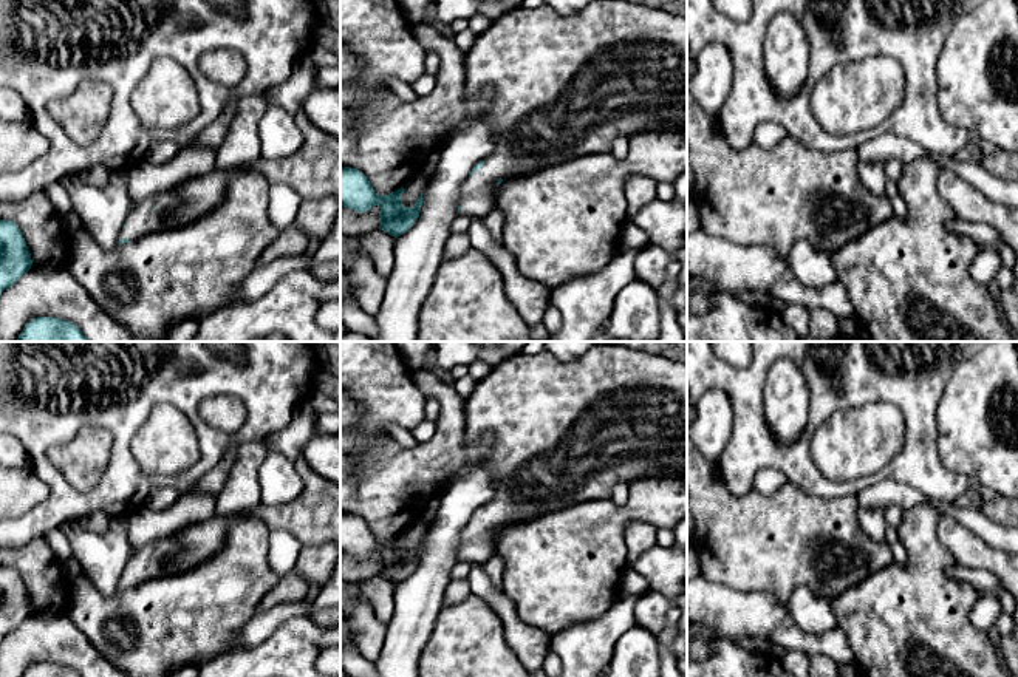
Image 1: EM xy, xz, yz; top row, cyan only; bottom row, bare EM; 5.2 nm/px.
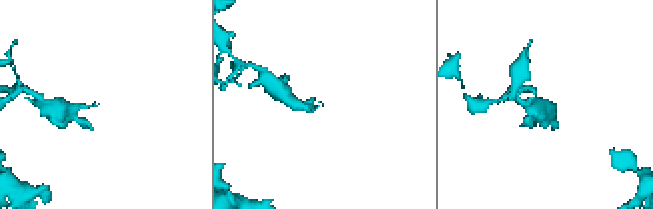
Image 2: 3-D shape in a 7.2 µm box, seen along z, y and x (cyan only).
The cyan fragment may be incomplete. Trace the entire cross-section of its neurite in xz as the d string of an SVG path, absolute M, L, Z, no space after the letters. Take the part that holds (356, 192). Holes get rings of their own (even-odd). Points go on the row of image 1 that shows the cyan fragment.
M340 167L340 207L362 213L377 206L381 209L379 229L395 238L405 233L415 224L422 206L422 193L413 207L402 204L402 193L404 187L379 196L362 172Z

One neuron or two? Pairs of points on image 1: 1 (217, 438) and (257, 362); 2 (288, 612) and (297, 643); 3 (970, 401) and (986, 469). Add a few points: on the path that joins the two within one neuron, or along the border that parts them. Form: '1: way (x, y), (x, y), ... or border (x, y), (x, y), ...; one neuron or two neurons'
1: way (242, 435), (257, 419), (257, 387); one neuron
2: border (307, 615), (286, 620), (262, 642); two neurons
3: way (983, 418), (986, 452); one neuron

